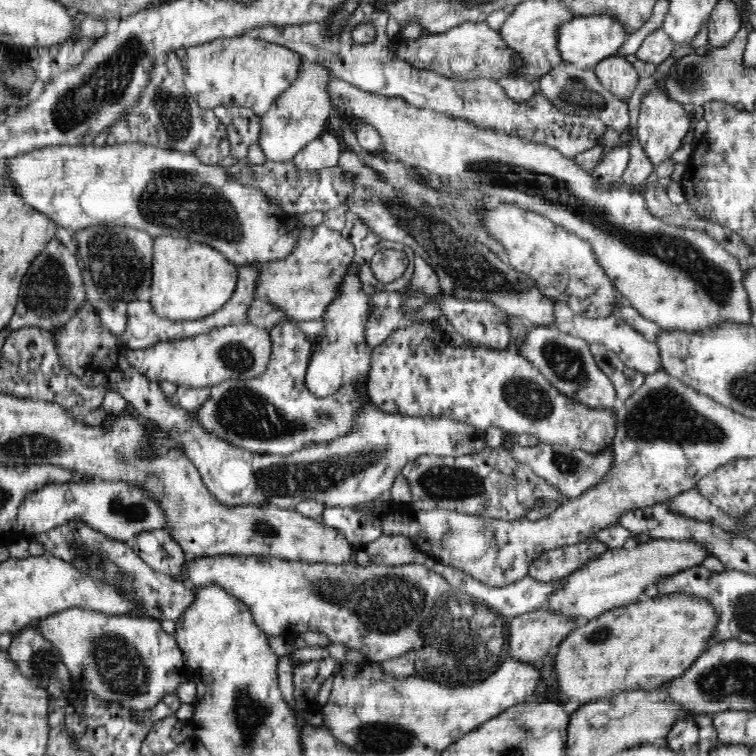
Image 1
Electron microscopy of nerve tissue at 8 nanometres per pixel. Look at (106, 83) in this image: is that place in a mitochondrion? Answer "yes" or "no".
yes

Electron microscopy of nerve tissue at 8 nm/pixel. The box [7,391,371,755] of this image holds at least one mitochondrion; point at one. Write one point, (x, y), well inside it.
(120, 668)

